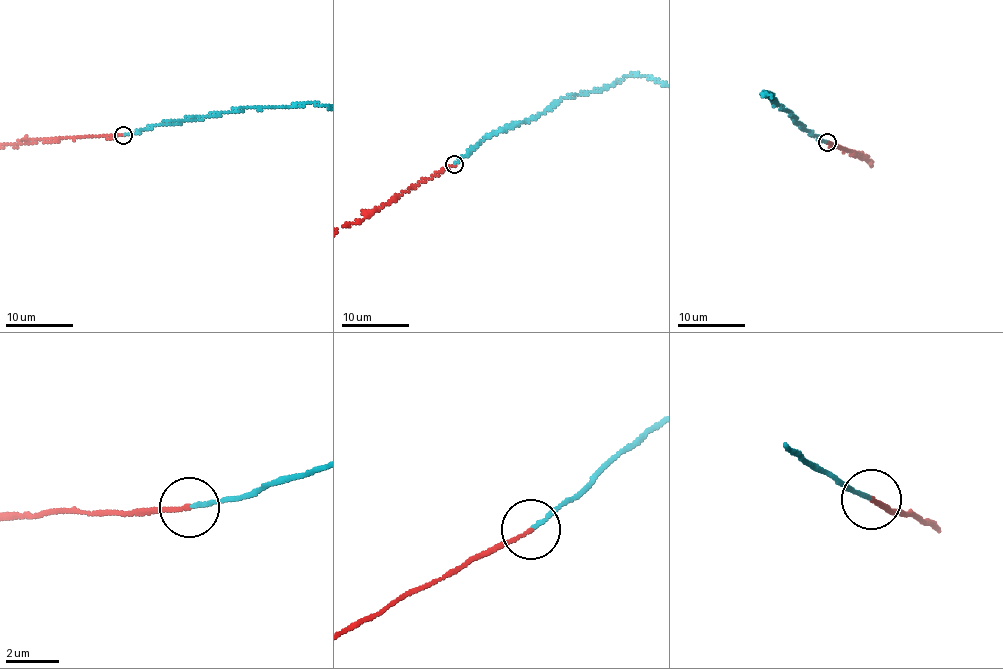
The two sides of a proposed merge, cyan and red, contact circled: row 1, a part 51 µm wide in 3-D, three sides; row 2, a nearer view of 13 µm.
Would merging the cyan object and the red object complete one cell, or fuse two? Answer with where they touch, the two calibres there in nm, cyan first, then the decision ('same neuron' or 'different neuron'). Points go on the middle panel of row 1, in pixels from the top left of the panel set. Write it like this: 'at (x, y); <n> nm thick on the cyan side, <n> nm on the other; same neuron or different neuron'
at (454, 164); 140 nm thick on the cyan side, 150 nm on the other; same neuron

